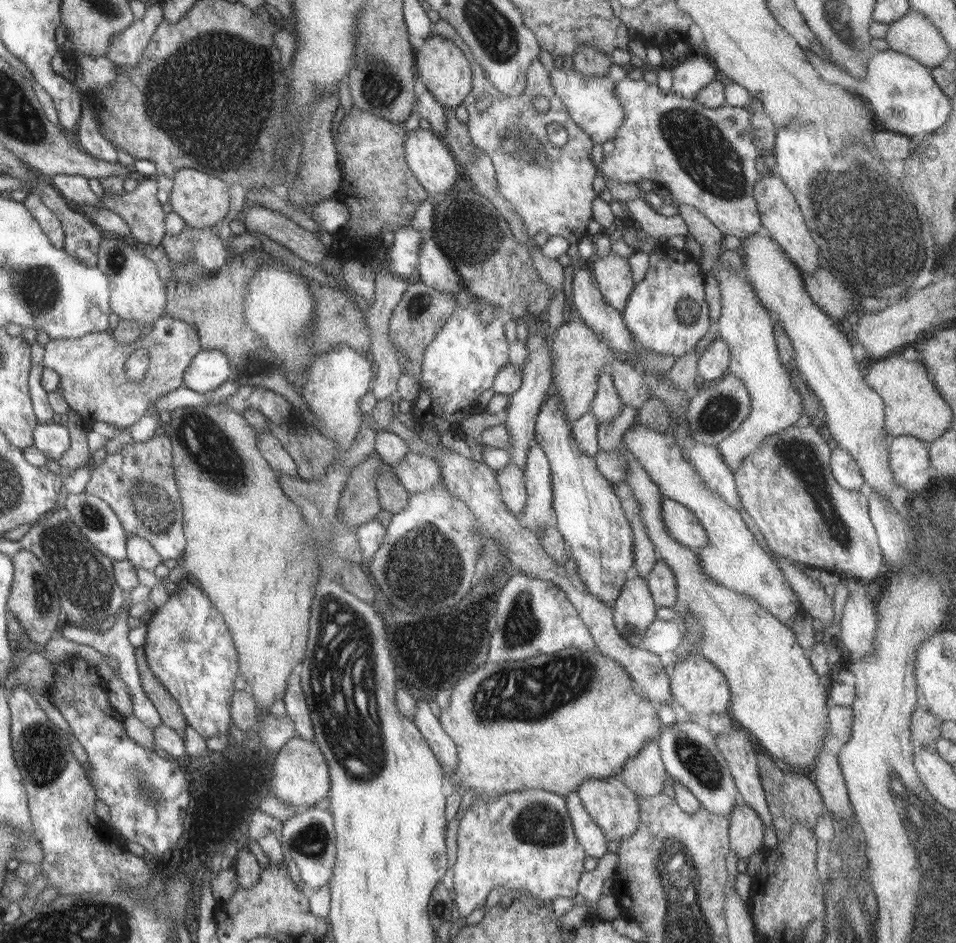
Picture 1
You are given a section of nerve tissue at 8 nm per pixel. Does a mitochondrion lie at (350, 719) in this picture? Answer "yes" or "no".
yes

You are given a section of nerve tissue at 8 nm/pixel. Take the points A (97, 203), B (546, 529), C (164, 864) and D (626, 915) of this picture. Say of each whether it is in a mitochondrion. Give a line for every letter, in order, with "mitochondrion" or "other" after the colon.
A: other
B: other
C: other
D: other

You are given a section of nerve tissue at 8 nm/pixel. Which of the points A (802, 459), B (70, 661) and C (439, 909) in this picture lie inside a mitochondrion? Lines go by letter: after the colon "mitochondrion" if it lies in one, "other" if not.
A: mitochondrion
B: other
C: other

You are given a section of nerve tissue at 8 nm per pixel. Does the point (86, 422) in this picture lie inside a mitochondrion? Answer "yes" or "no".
no

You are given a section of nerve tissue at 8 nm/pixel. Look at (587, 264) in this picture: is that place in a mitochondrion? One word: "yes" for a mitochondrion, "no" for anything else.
no

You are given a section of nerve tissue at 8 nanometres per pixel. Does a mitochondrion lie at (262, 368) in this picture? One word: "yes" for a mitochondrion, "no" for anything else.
no

